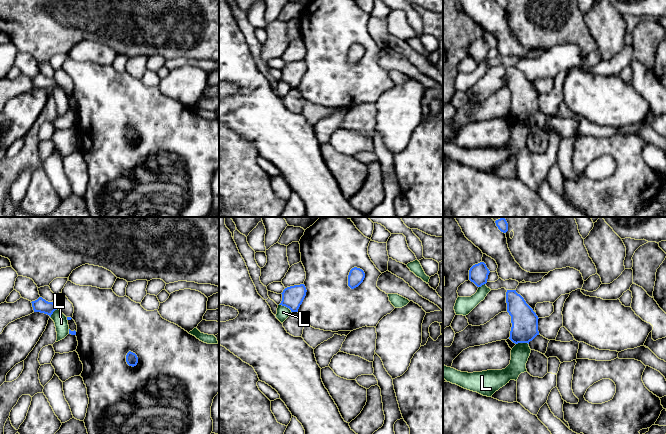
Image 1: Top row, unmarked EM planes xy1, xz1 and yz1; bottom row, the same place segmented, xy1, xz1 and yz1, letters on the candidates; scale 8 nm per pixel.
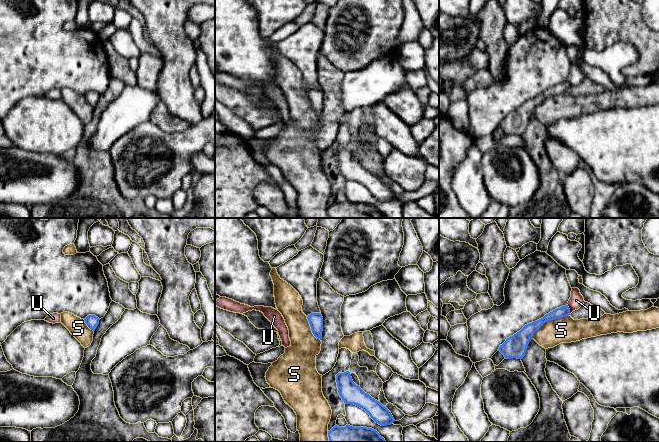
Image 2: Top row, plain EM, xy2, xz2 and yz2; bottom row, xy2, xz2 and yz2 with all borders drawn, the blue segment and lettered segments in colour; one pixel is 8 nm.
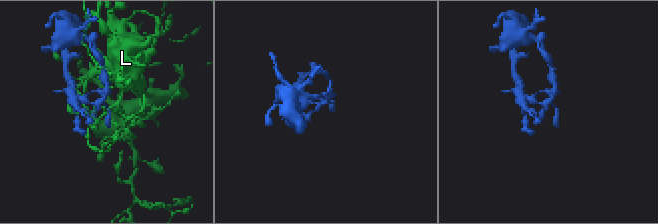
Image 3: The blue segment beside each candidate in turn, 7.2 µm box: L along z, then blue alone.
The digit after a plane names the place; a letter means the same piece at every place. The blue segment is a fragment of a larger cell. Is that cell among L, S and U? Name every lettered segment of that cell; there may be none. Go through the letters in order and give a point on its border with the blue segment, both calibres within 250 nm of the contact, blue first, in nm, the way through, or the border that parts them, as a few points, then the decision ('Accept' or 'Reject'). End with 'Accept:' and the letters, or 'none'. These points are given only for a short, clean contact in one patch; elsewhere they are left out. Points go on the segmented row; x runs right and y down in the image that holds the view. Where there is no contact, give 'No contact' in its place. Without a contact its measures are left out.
L: Touches blue at xz1 (286, 306). Thickness 180 nm (blue) against 100 nm. Reject
S: Touches blue at yz2 (549, 320). Thickness 120 nm (blue) against 200 nm. Accept
U: Touches blue at yz2 (569, 309). Thickness 90 nm (blue) against 120 nm. Boundary: yz2 (567, 304), (570, 313). Reject
Accept: S

